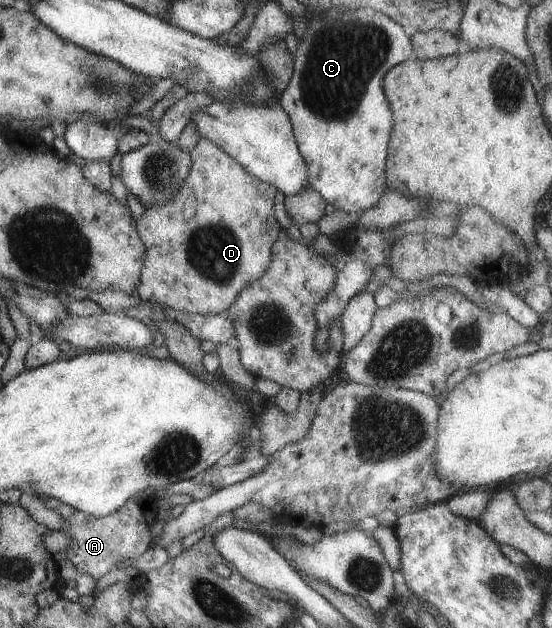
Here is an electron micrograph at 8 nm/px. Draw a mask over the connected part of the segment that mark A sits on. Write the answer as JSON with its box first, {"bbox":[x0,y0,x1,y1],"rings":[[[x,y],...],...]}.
{"bbox":[43,487,158,583],"rings":[[[147,487],[129,497],[116,511],[105,516],[91,516],[73,507],[68,507],[54,498],[43,498],[46,509],[62,517],[62,531],[72,539],[65,558],[74,565],[76,573],[92,579],[94,583],[108,571],[116,568],[116,562],[135,558],[151,545],[149,527],[156,520],[158,505],[157,487]]]}

